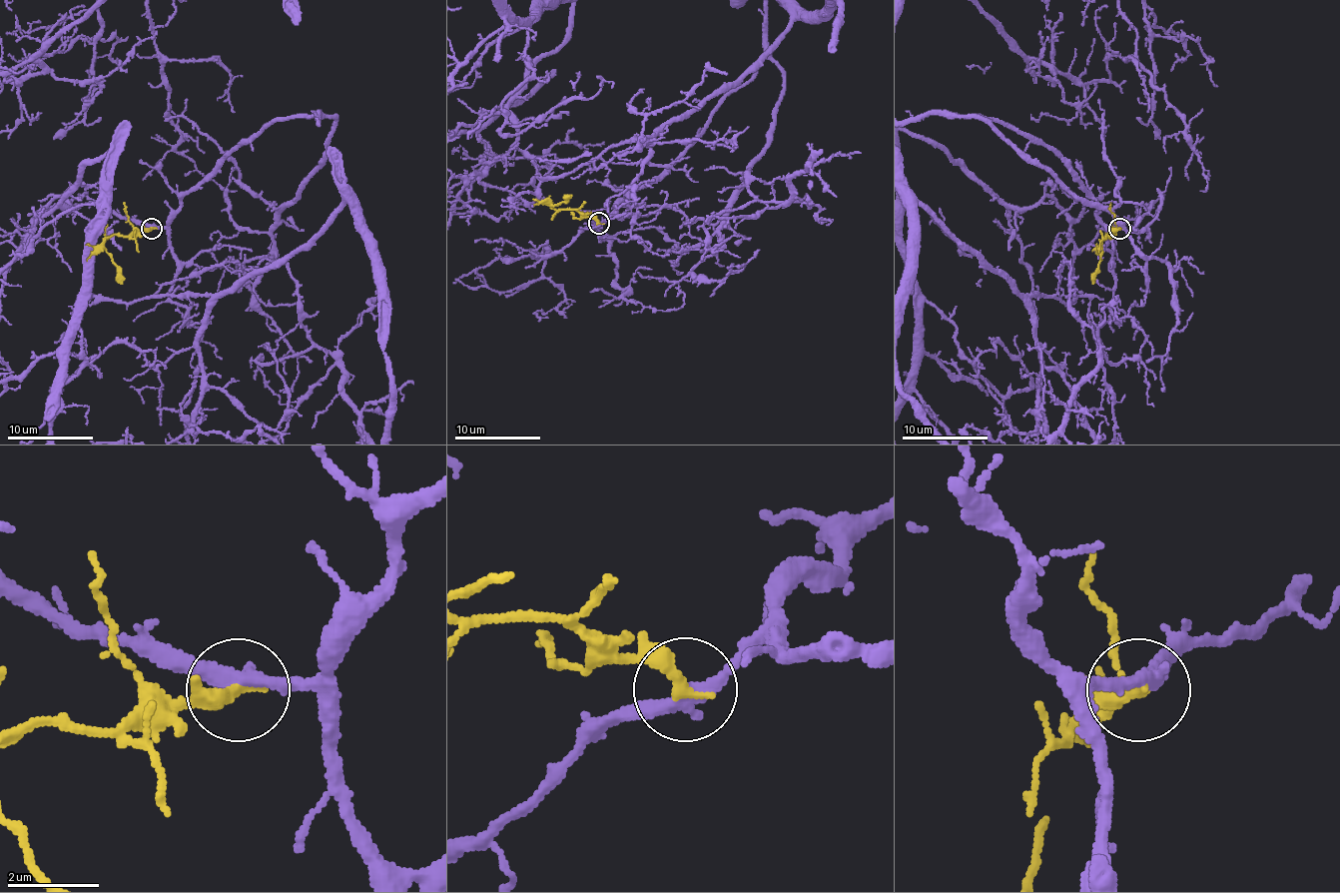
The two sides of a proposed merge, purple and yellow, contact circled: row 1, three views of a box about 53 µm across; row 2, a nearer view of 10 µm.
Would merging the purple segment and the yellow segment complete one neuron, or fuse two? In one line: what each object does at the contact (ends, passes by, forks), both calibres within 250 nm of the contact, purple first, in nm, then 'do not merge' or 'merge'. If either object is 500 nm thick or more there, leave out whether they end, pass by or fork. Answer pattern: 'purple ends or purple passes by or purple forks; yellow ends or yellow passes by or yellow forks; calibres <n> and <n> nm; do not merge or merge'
purple passes by; yellow ends; calibres 340 and 360 nm; do not merge

